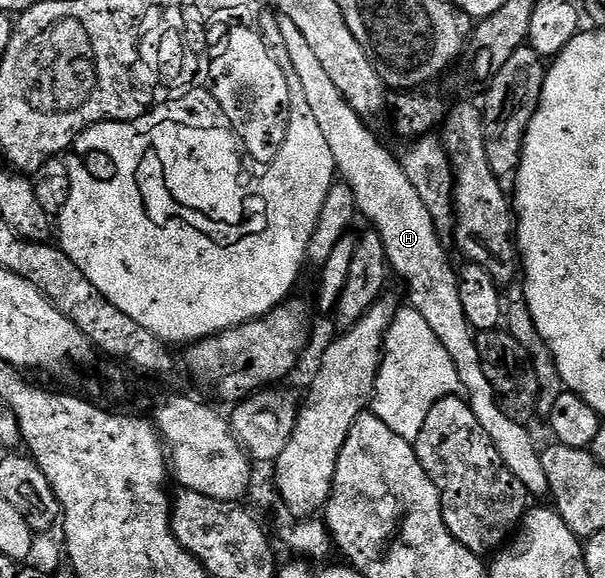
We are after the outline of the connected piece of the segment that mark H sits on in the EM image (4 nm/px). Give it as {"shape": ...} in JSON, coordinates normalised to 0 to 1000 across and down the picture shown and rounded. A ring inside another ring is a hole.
{"shape":[[[461,28],[460,38],[464,73],[471,73],[471,102],[491,126],[491,142],[498,142],[498,156],[531,216],[537,246],[544,246],[555,299],[565,317],[583,329],[592,372],[598,379],[602,374],[613,386],[608,389],[630,412],[645,469],[673,484],[678,531],[691,536],[696,550],[709,557],[709,571],[716,571],[729,599],[742,606],[742,619],[749,619],[749,633],[755,633],[764,676],[772,676],[769,690],[779,701],[782,716],[788,716],[788,730],[795,730],[802,751],[815,758],[821,785],[828,785],[835,806],[841,806],[845,818],[858,829],[861,841],[868,841],[873,855],[879,860],[902,860],[907,853],[907,827],[901,827],[901,806],[894,806],[893,777],[884,777],[884,761],[871,749],[876,746],[866,735],[848,730],[848,723],[831,715],[815,668],[808,668],[808,654],[802,654],[802,640],[795,640],[795,612],[788,612],[785,597],[787,576],[775,564],[769,536],[762,531],[754,458],[745,458],[739,445],[740,431],[716,391],[716,377],[709,377],[709,363],[702,363],[702,349],[696,349],[696,336],[689,336],[683,315],[676,315],[656,270],[643,263],[607,223],[608,209],[593,201],[583,183],[570,176],[564,156],[550,149],[544,128],[517,95],[517,85],[498,61],[498,52],[491,52],[484,31]]]}

